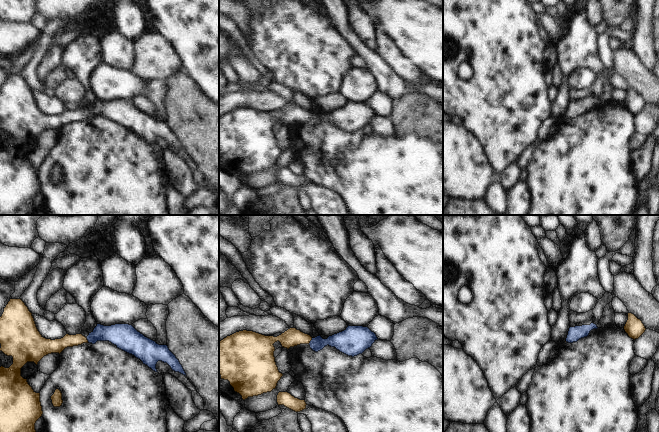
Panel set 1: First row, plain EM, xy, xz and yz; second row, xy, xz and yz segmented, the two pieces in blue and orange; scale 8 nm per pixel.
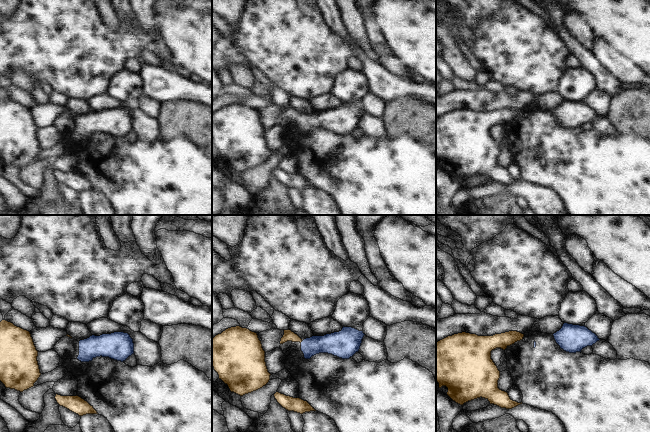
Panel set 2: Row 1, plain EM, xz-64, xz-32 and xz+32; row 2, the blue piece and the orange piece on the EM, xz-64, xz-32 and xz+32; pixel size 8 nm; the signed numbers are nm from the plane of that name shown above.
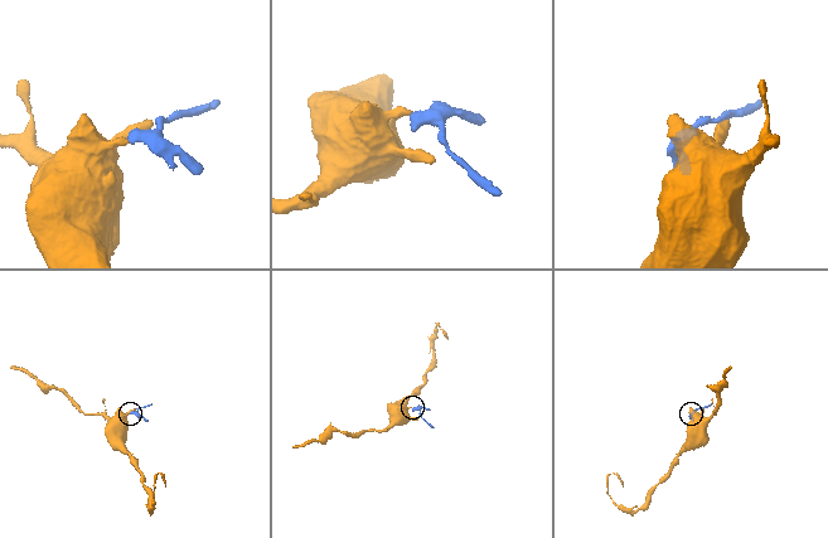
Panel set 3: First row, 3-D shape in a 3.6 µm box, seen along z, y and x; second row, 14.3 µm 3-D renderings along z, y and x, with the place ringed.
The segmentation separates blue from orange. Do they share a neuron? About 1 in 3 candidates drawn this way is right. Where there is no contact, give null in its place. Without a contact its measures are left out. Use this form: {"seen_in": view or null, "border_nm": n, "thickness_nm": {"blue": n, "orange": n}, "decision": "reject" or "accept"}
{"seen_in": "xz", "border_nm": 60, "thickness_nm": {"blue": 150, "orange": 150}, "decision": "accept"}

